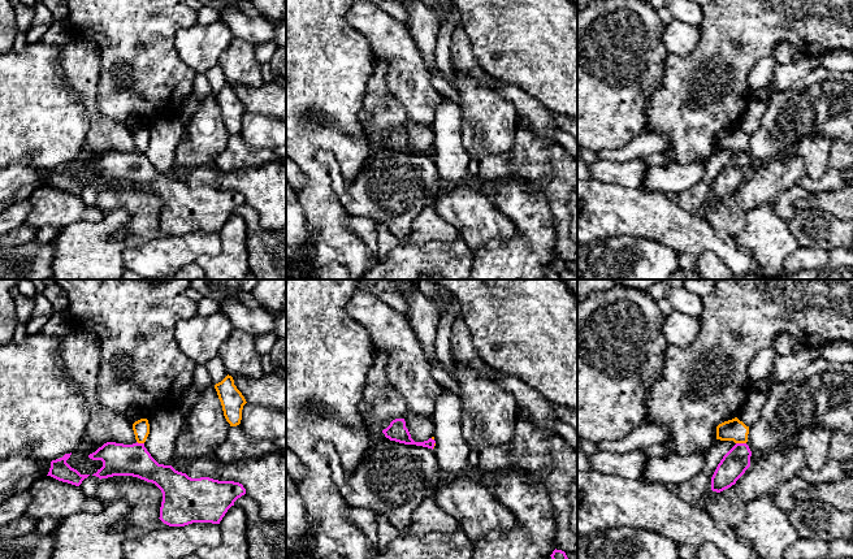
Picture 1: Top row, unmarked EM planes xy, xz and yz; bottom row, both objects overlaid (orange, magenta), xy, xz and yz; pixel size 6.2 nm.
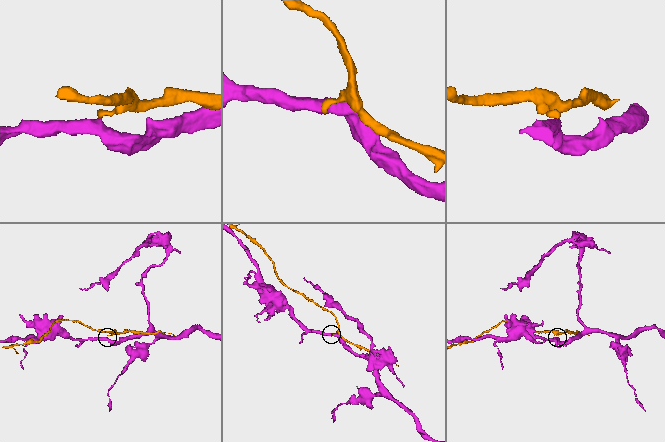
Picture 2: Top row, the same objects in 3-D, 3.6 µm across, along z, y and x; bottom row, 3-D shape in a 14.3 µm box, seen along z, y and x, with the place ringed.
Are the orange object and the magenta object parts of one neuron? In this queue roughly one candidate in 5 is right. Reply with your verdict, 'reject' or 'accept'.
reject

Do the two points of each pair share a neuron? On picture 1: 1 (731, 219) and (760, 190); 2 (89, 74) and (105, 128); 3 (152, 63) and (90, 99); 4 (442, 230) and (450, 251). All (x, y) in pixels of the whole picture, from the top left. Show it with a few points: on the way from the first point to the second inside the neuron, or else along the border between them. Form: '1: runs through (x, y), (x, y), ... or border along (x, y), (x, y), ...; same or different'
1: runs through (737, 211), (752, 196); same
2: runs through (90, 87), (90, 103), (94, 115); same
3: border along (99, 65), (96, 105), (103, 115), (113, 120); different
4: border along (459, 237), (453, 241), (415, 242); different

